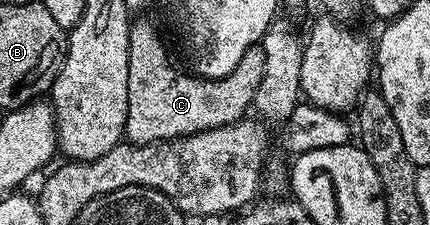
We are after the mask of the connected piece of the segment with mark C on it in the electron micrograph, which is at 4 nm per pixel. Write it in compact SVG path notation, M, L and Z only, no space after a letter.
M135 19L131 23L125 135L129 143L151 144L157 140L175 140L235 124L243 119L251 111L260 78L264 78L264 50L261 46L250 48L248 54L240 58L240 66L219 80L204 80L197 74L187 72L170 65L162 40L148 21Z

